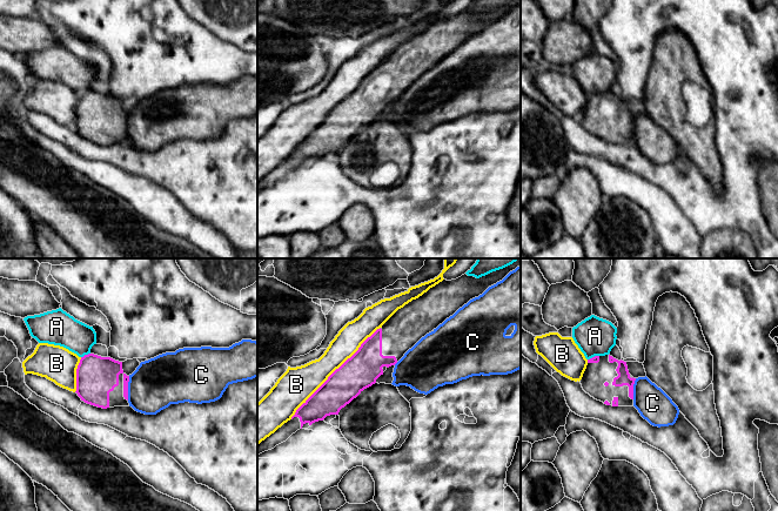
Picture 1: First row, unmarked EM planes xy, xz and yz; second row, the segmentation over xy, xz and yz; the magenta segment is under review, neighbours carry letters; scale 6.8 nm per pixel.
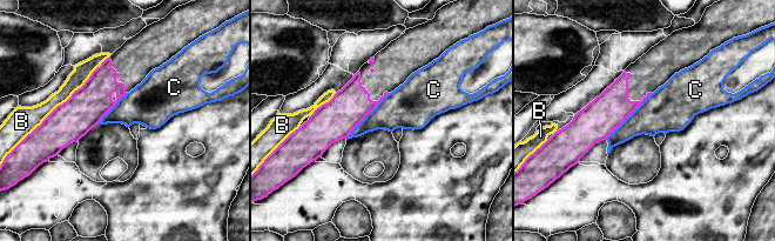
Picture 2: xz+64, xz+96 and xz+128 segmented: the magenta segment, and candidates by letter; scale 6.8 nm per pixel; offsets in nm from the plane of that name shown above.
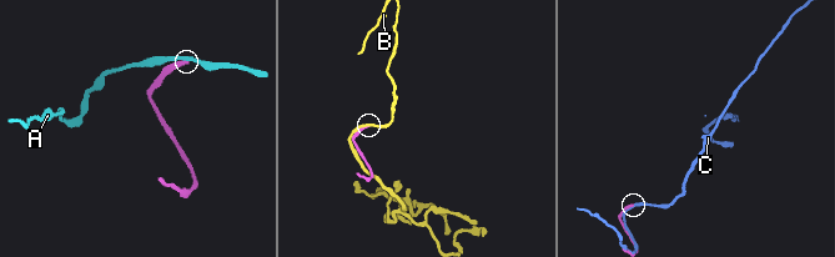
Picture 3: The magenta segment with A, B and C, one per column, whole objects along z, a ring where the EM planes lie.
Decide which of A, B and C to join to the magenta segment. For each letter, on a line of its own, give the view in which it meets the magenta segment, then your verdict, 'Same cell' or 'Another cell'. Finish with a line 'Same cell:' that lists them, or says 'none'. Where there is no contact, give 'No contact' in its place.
A: Touches magenta in xy. Another cell
B: Touches magenta in xz. Another cell
C: Touches magenta in xy. Another cell
Same cell: none

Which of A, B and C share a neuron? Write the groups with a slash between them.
A / B / C

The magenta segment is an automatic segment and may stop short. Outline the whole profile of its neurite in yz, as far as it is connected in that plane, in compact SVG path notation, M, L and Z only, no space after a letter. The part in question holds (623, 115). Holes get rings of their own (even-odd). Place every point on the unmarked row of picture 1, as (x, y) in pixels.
M605 92L588 96L579 119L586 130L606 142L633 143L635 117L626 99Z

